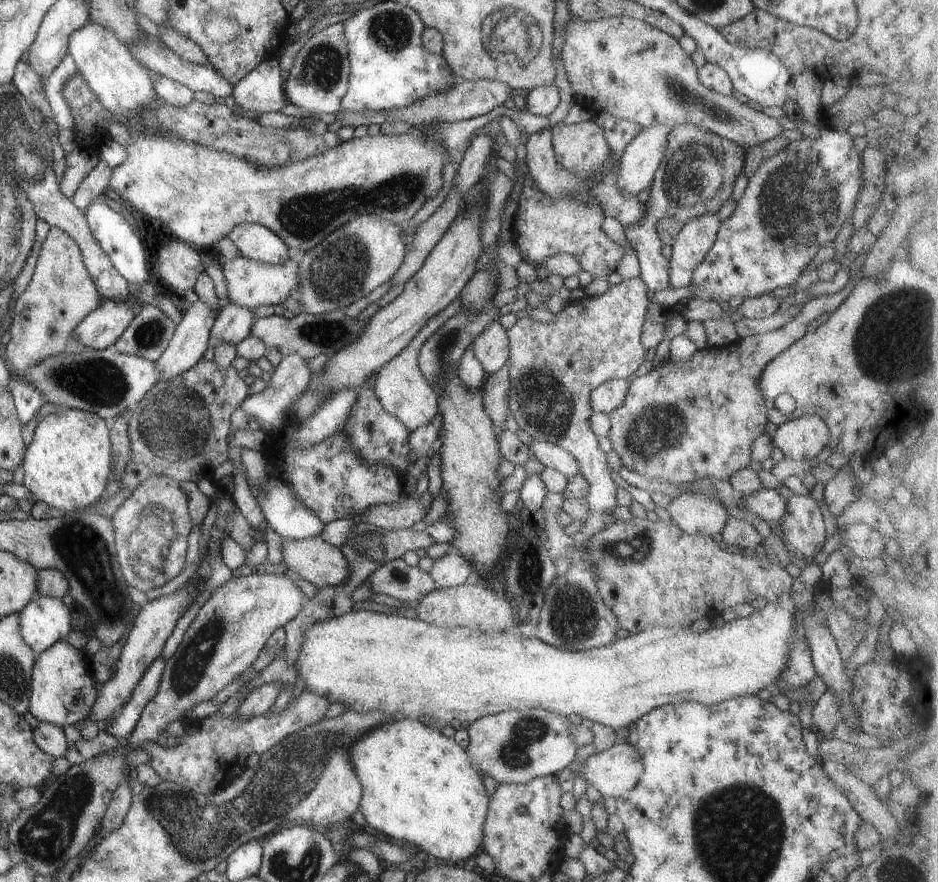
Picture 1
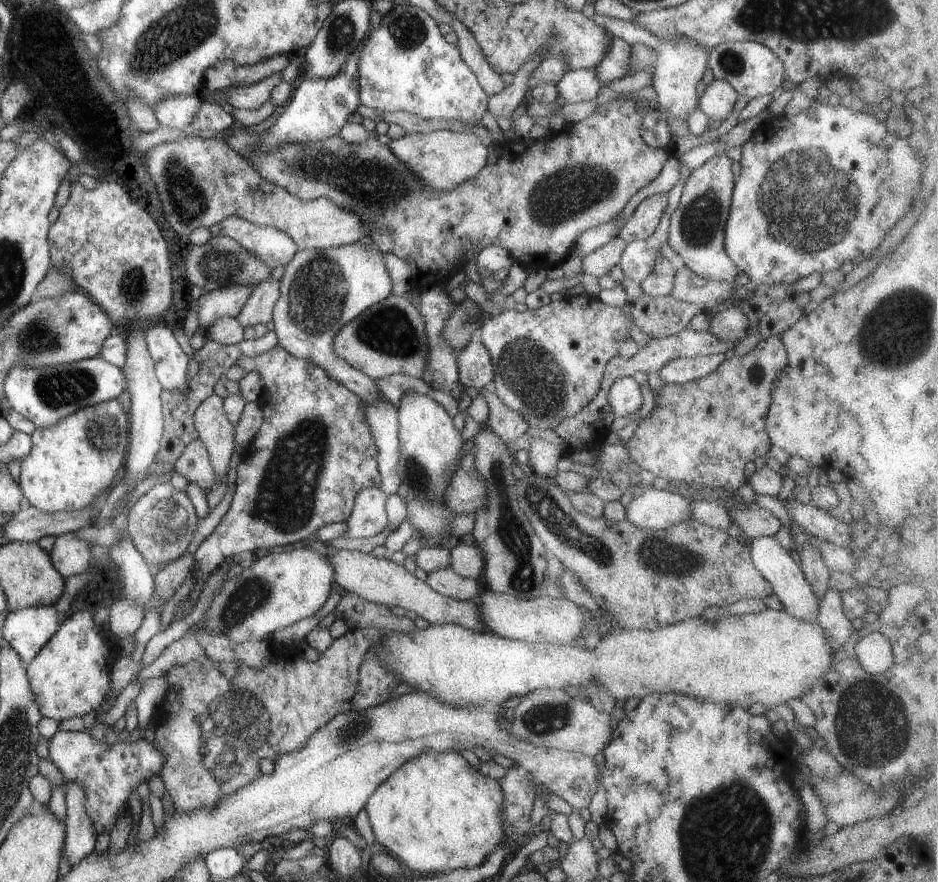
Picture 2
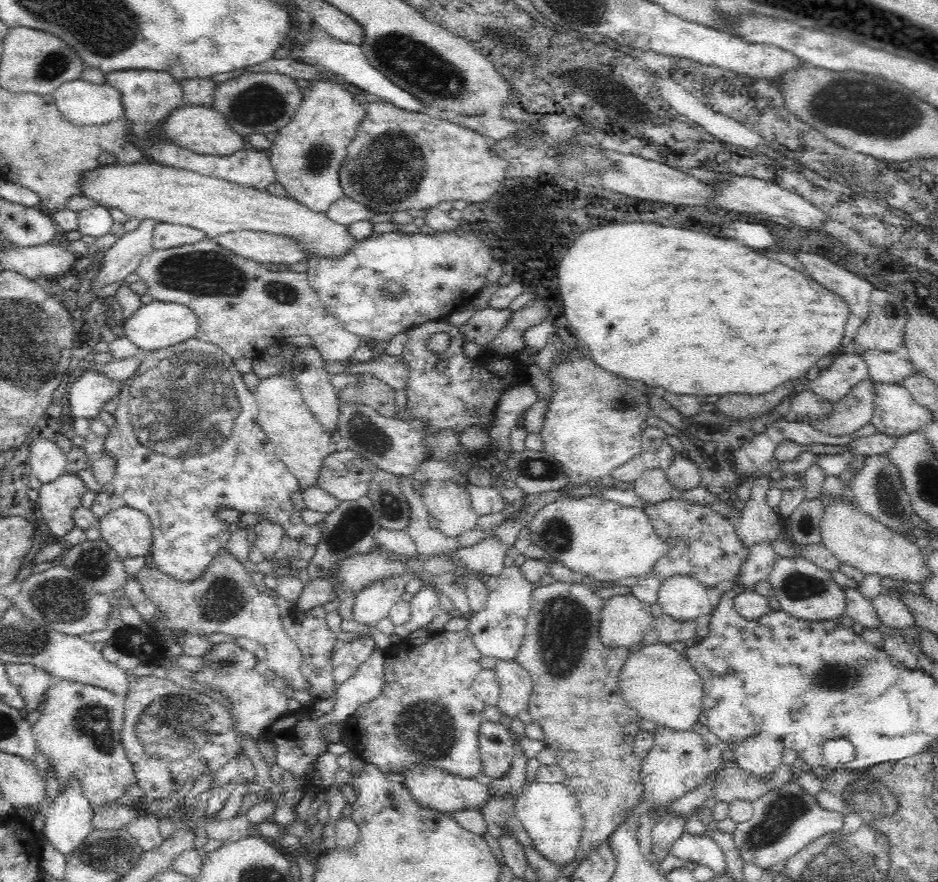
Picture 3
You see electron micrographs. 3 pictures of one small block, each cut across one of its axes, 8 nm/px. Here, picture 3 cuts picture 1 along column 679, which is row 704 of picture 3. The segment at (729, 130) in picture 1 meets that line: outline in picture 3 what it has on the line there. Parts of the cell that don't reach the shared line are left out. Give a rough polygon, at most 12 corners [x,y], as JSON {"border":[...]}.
{"border":[[68,679],[33,726],[60,789],[92,810],[135,784],[124,697]]}

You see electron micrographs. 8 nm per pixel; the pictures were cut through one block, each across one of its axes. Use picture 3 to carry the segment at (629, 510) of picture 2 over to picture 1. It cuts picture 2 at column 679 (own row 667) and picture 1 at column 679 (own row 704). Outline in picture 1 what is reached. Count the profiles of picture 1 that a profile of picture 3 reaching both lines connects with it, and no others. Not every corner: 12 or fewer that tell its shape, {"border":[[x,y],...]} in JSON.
{"border":[[683,493],[665,510],[688,535],[712,537],[729,518],[721,502]]}

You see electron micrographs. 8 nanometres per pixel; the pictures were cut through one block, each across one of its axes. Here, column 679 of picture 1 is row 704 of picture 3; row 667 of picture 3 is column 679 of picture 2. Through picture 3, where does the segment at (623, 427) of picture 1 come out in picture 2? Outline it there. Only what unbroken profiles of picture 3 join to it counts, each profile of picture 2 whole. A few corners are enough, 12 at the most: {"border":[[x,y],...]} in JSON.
{"border":[[779,336],[667,385],[627,436],[653,476],[733,492],[765,457]]}

